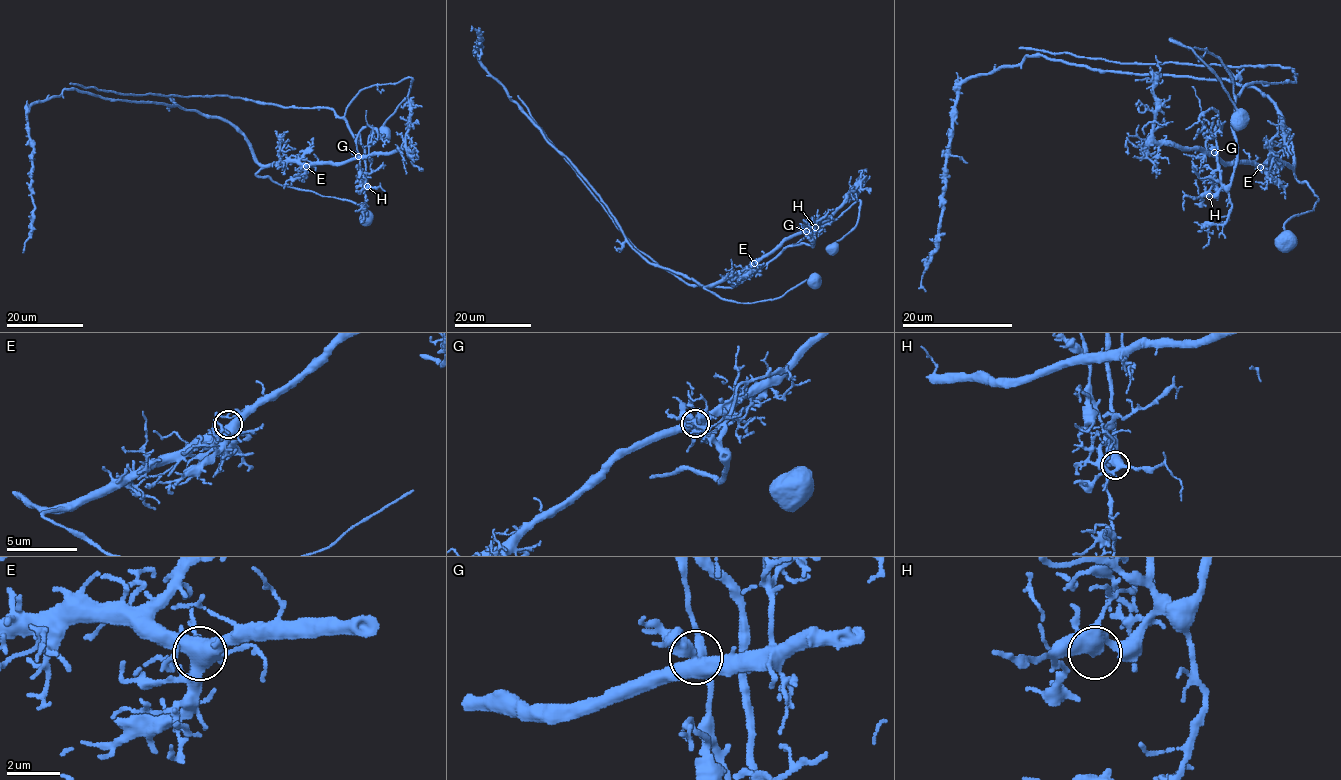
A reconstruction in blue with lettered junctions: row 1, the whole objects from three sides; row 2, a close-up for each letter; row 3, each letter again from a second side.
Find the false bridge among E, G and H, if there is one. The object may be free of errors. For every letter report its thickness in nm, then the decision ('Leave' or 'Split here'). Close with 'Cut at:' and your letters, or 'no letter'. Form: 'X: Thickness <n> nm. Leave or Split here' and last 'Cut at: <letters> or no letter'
E: Thickness 500 nm. Leave
G: Thickness 500 nm. Split here
H: Thickness 500 nm. Leave
Cut at: G

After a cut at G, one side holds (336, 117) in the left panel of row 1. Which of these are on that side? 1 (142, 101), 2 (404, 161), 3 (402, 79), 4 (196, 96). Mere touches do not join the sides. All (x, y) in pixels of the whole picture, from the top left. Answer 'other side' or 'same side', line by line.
1: other side
2: other side
3: same side
4: same side

